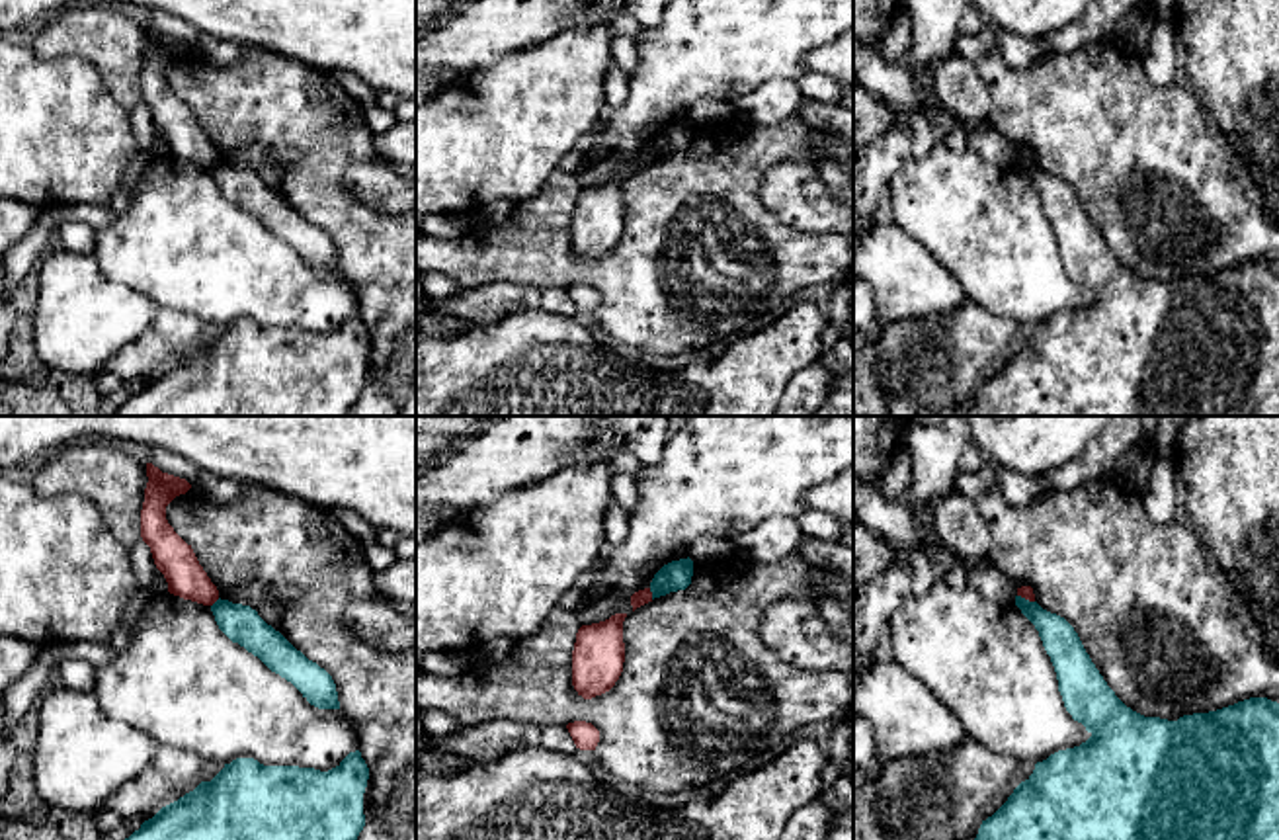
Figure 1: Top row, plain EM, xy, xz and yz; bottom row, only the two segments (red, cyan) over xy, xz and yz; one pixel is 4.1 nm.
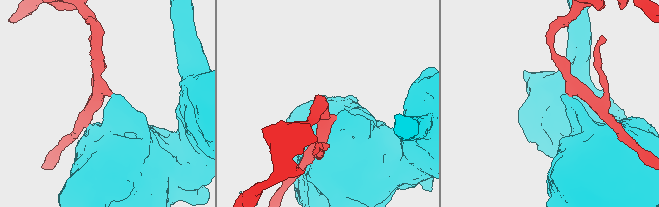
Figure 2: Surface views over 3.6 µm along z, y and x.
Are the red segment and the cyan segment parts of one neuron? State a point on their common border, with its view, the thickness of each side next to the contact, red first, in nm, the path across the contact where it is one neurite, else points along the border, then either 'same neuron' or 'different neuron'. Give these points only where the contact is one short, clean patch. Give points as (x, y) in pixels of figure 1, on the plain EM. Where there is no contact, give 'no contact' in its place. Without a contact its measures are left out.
xz (651, 157) | 70/120 nm | different neuron

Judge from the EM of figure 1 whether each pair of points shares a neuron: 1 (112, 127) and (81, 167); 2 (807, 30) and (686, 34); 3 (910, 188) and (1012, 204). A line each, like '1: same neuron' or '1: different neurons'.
1: same neuron
2: same neuron
3: same neuron

